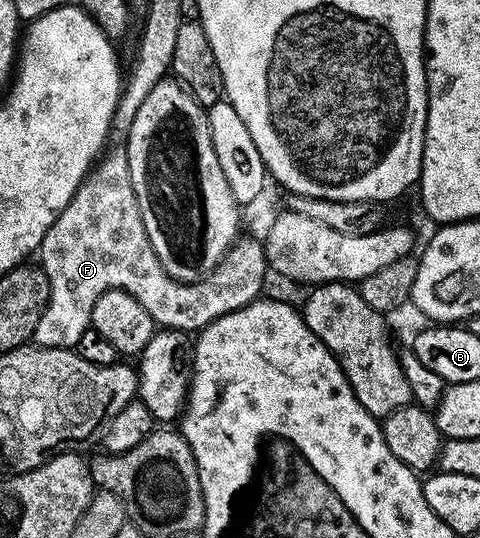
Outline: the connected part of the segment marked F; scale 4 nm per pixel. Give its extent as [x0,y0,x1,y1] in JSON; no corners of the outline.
[31,146,270,348]

